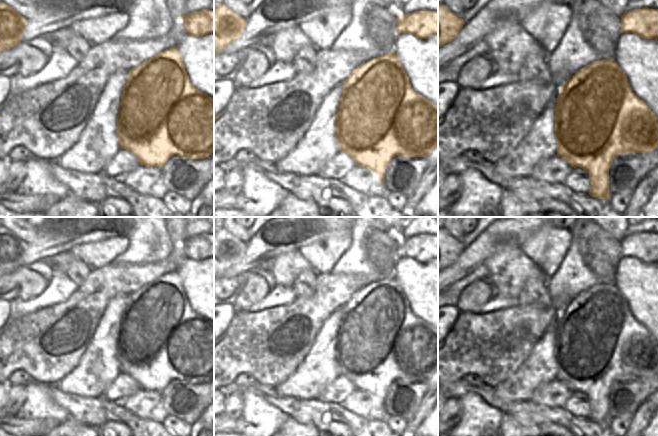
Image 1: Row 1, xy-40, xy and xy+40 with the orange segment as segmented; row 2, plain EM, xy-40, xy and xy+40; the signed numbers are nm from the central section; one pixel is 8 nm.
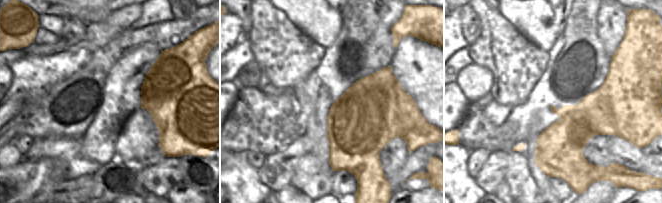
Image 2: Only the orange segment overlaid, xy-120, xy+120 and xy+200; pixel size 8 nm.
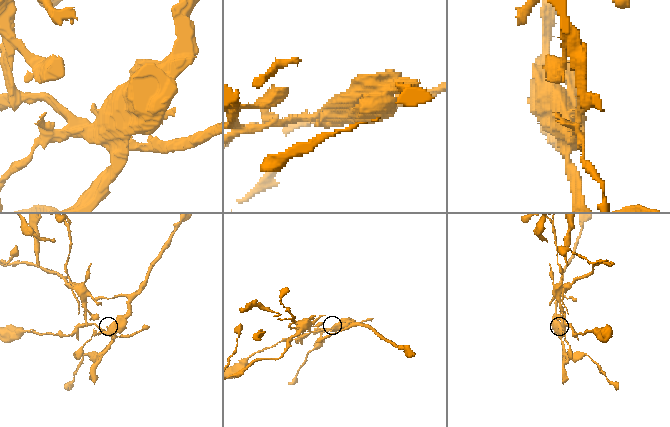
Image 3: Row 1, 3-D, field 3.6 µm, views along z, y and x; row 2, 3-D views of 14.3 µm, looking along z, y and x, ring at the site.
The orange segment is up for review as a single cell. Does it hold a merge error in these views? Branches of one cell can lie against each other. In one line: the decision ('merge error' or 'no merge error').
merge error

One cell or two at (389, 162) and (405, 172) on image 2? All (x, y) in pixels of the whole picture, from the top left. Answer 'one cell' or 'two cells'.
two cells

